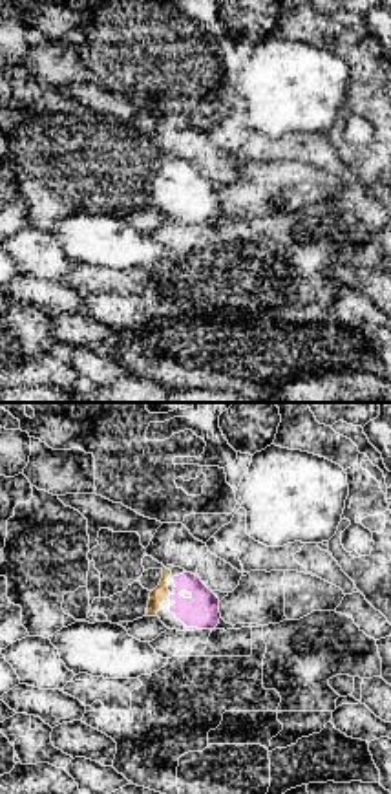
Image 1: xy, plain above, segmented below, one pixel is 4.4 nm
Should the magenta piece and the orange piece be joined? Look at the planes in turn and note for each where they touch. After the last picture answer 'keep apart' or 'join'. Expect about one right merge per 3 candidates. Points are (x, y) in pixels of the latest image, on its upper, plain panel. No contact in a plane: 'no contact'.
meets magenta at (169, 187)

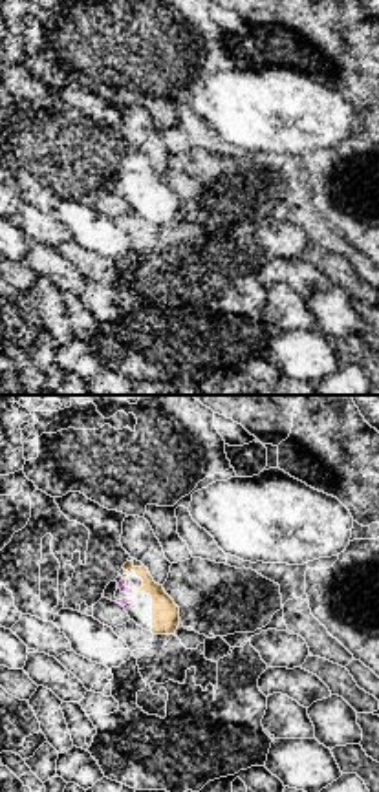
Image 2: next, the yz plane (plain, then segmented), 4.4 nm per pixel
meets magenta at (132, 180)

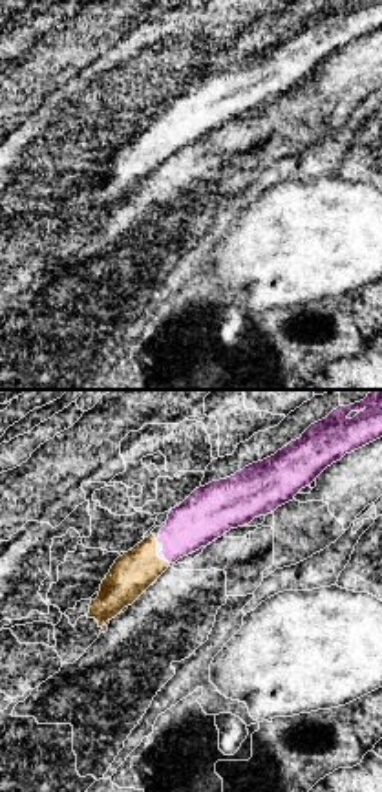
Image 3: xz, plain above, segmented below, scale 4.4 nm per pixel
no contact

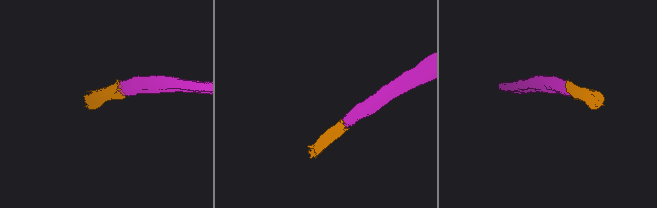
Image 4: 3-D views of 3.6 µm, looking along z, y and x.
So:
join

